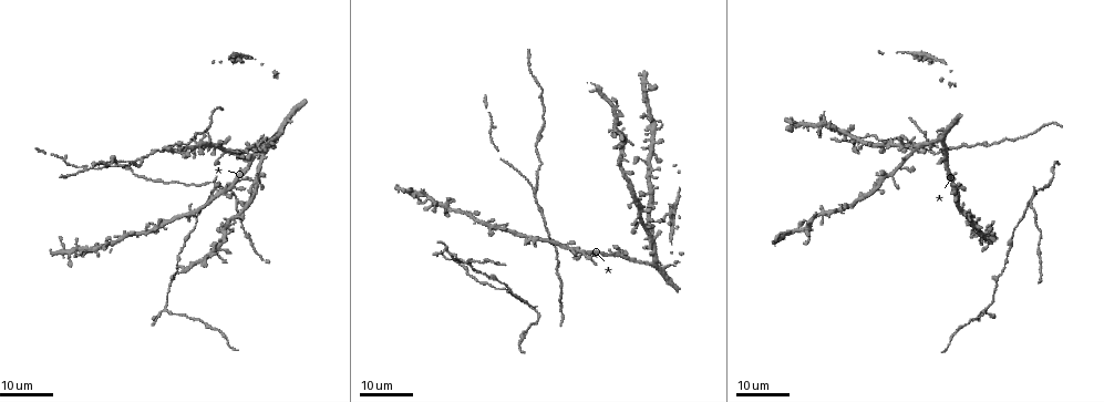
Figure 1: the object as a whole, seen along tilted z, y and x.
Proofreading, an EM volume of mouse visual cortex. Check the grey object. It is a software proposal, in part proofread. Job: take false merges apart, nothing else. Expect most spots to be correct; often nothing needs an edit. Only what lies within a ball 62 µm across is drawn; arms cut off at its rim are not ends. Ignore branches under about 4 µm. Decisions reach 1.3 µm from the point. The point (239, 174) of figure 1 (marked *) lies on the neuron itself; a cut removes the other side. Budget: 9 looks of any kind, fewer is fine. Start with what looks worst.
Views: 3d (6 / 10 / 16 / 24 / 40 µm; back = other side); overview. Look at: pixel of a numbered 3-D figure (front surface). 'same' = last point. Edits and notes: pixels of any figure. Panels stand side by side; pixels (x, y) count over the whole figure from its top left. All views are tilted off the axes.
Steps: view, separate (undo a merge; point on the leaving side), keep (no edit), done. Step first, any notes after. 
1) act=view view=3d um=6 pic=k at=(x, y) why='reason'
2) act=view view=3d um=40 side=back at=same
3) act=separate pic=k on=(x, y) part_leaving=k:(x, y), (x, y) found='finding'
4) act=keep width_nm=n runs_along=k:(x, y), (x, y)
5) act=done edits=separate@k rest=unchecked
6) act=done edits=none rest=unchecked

act=view view=3d um=24 pic=1 at=(216, 180) why='looks like a crossing'

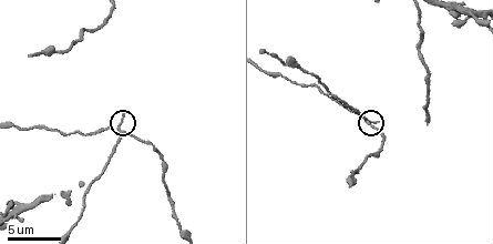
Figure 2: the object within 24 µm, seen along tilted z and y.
act=view view=3d um=6 pic=2 at=(119, 125)

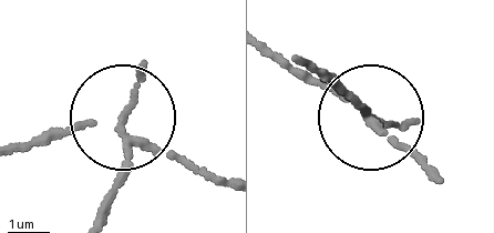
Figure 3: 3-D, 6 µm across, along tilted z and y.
act=separate pic=3 on=(136, 70) width_nm=120 part_leaving=3:(123, 140), (111, 215) found='two neurons meet here'

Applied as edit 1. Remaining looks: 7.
act=view view=overview

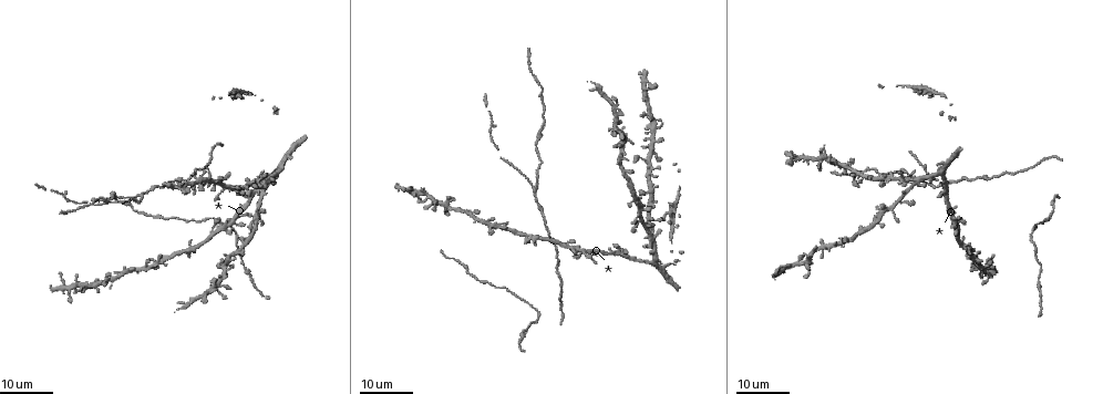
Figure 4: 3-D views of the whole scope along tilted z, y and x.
act=view view=3d um=24 pic=4 at=(142, 195) why='branch point'

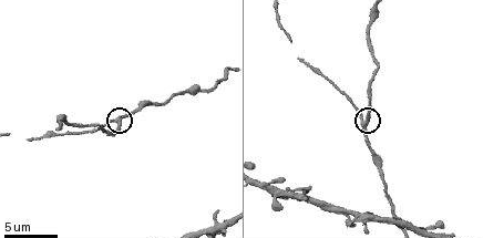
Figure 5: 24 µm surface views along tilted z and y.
act=view view=3d um=6 pic=5 at=(118, 119)

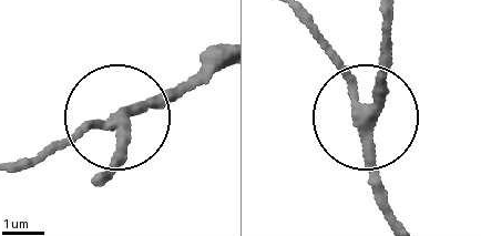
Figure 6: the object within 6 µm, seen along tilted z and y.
act=keep arms=3 found='all the same neuron'

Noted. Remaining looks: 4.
act=view view=3d um=16 pic=5 at=(363, 221) why='looks like a crossing'

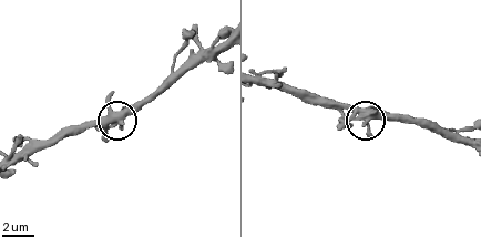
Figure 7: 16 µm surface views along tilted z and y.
act=view view=3d um=16 side=back pic=7 at=(368, 119)

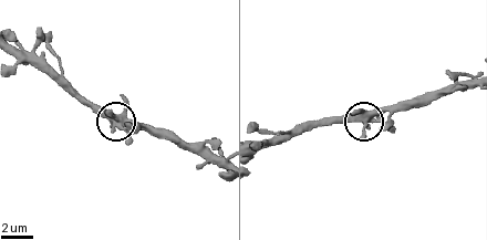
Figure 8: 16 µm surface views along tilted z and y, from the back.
act=keep found='continuous, no second neuron'

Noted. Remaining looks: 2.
act=view view=3d um=16 pic=4 at=(938, 170)

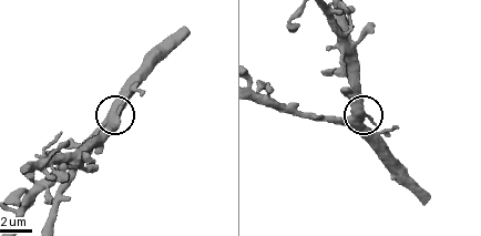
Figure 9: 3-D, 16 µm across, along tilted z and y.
act=view view=3d um=10 pic=9 at=(361, 116)

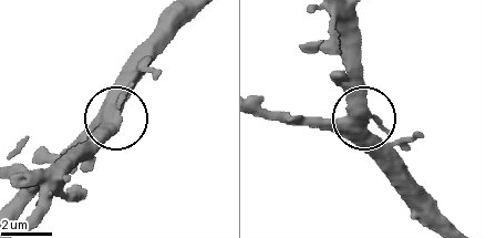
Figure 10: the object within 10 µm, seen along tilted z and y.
act=keep found='one neuron here'

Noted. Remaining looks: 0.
act=done edits=separate@3 rest=unchecked

